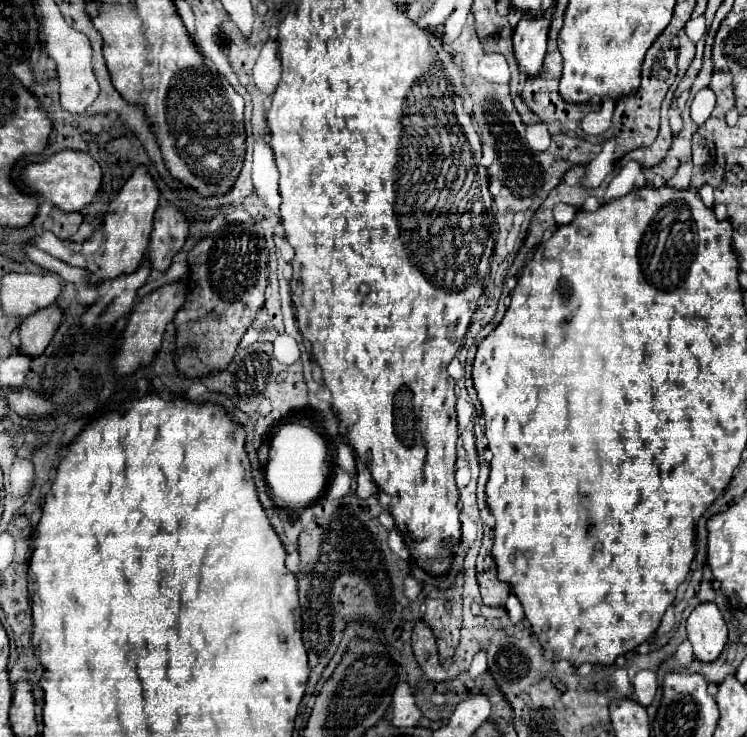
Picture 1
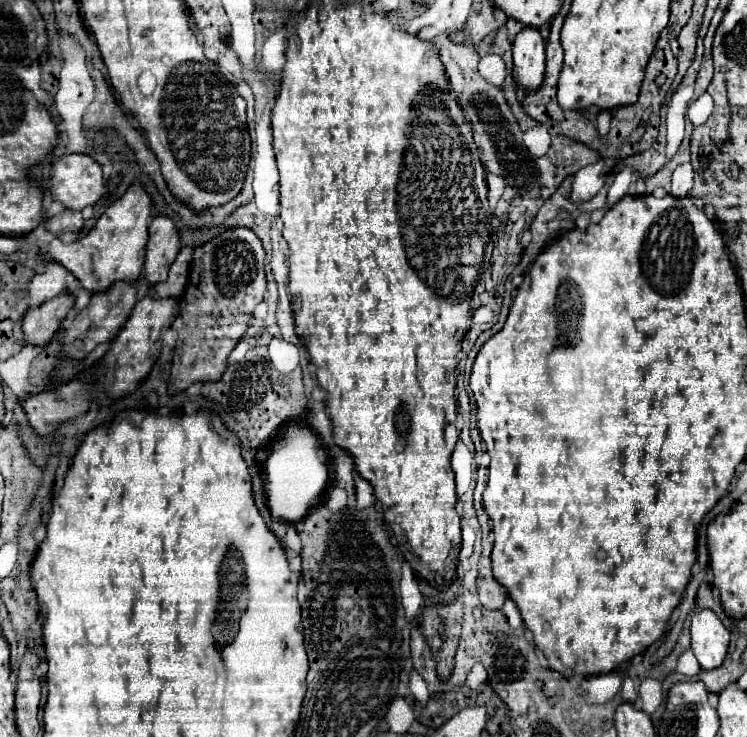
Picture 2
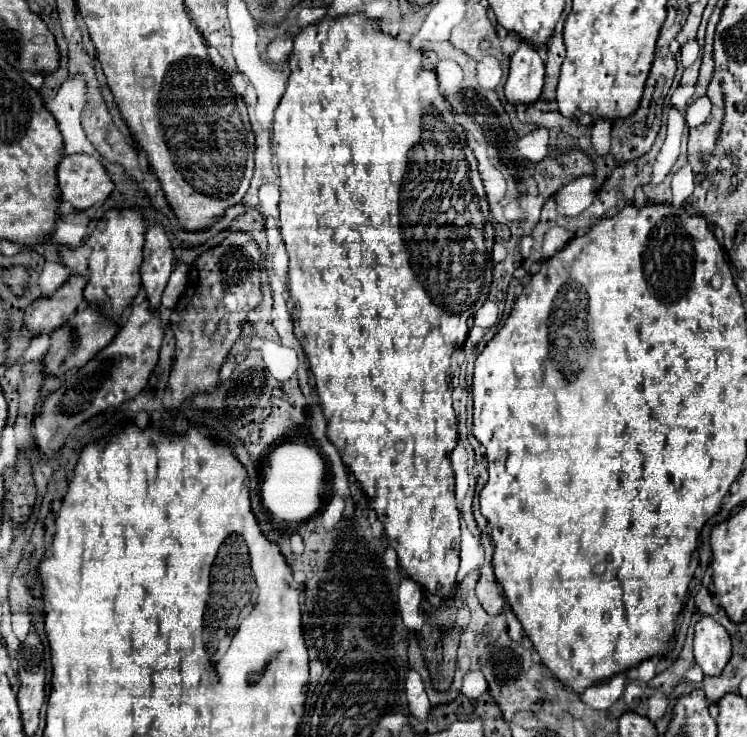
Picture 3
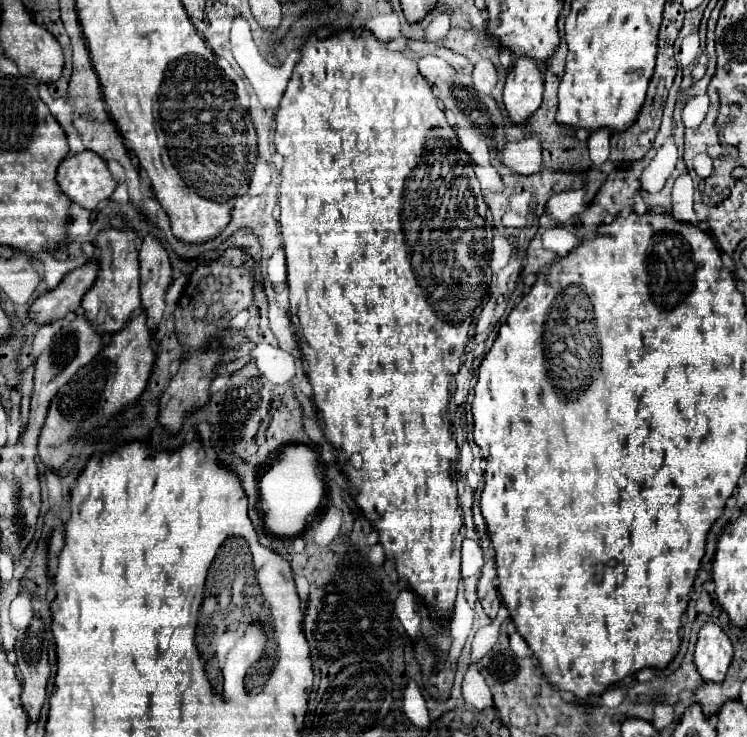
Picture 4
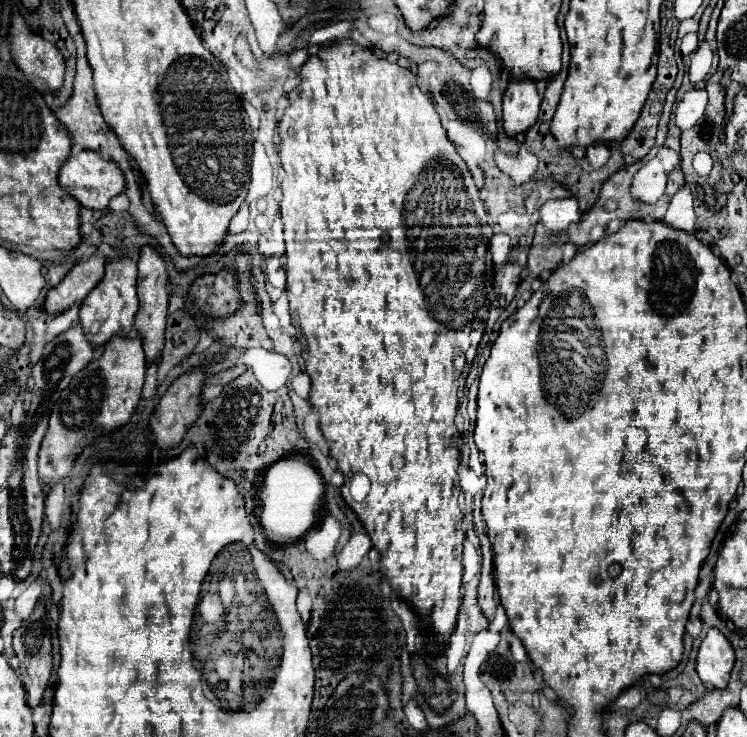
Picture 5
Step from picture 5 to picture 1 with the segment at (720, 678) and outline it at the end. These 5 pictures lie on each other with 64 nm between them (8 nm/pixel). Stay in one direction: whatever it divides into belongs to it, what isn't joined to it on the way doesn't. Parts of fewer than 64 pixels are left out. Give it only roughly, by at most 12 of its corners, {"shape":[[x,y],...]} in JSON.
{"shape":[[700,604],[688,640],[700,662],[716,660],[728,628],[716,604]]}

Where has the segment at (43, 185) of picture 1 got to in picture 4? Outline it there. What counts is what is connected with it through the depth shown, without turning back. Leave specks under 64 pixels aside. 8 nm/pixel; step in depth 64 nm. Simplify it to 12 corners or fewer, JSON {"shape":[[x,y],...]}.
{"shape":[[84,150],[58,168],[62,192],[94,210],[118,186],[106,160]]}

